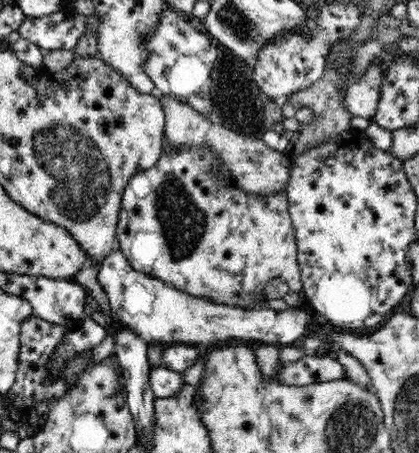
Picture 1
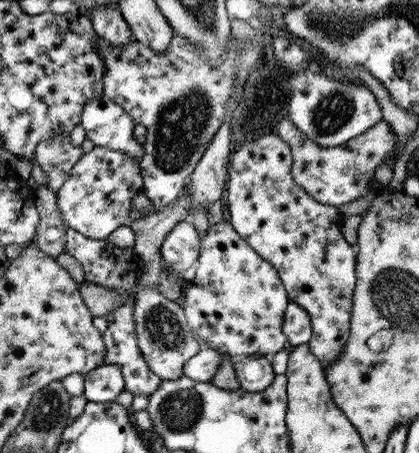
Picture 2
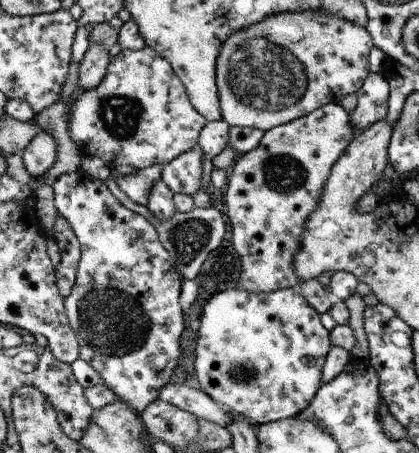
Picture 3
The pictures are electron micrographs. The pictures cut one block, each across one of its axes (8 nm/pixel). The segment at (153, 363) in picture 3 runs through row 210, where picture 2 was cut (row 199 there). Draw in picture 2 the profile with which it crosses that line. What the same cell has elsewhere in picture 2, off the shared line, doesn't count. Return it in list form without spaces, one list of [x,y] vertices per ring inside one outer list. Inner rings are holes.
[[[95,146],[91,152],[79,158],[63,188],[59,188],[55,194],[61,220],[67,230],[71,228],[91,240],[107,240],[111,234],[115,234],[115,230],[129,224],[133,198],[143,192],[143,184],[143,170],[133,156]]]

